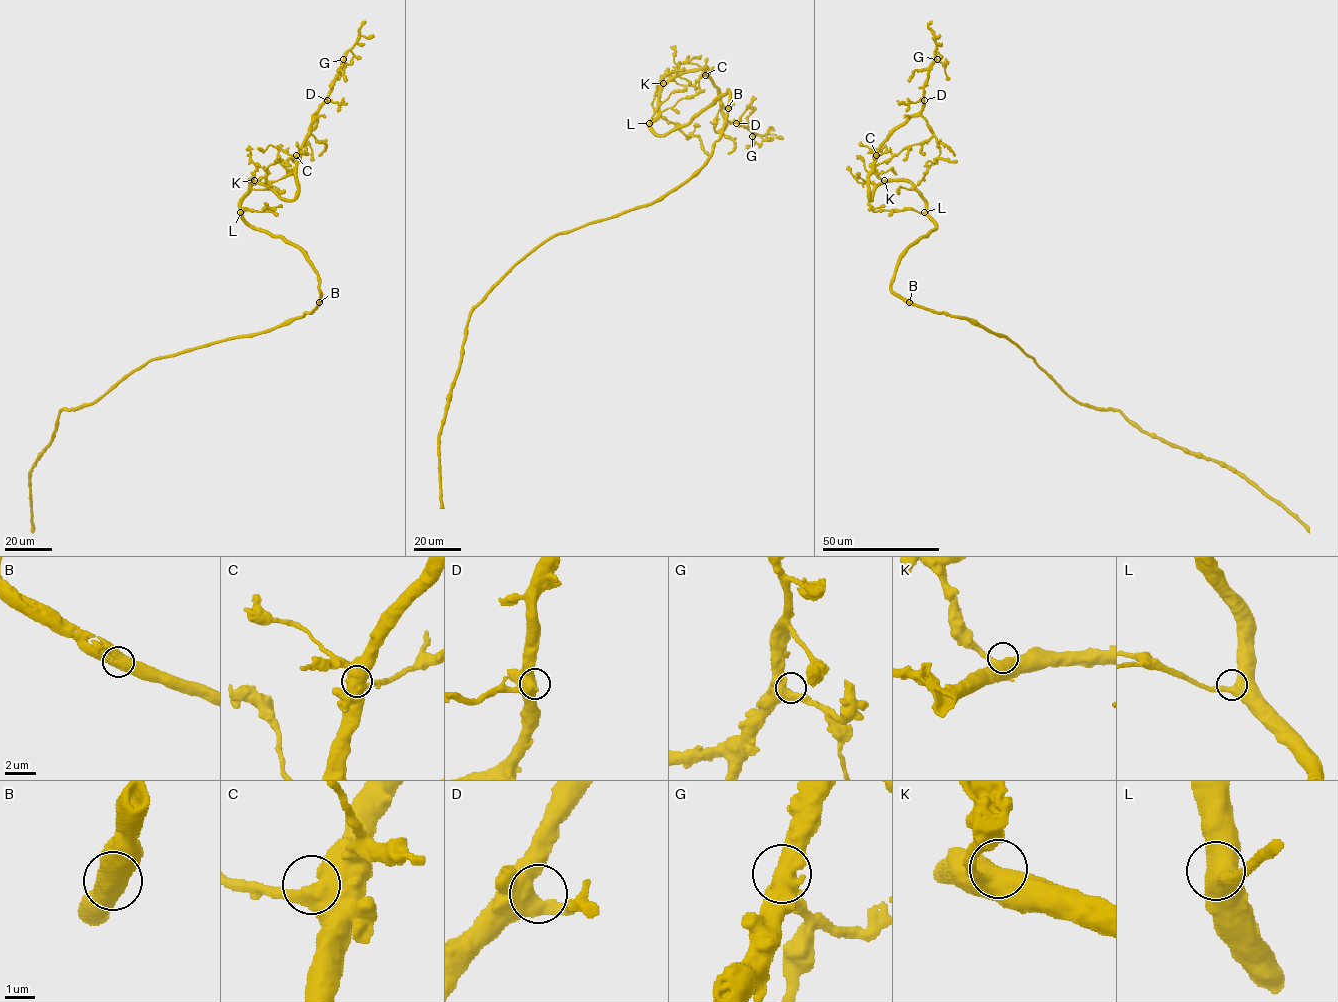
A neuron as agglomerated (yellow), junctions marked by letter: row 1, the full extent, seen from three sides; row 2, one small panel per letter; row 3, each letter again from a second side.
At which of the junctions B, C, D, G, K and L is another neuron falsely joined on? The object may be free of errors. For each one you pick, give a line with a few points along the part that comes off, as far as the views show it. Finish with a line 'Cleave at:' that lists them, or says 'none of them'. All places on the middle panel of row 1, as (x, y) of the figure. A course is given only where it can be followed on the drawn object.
Cleave at: none of them

